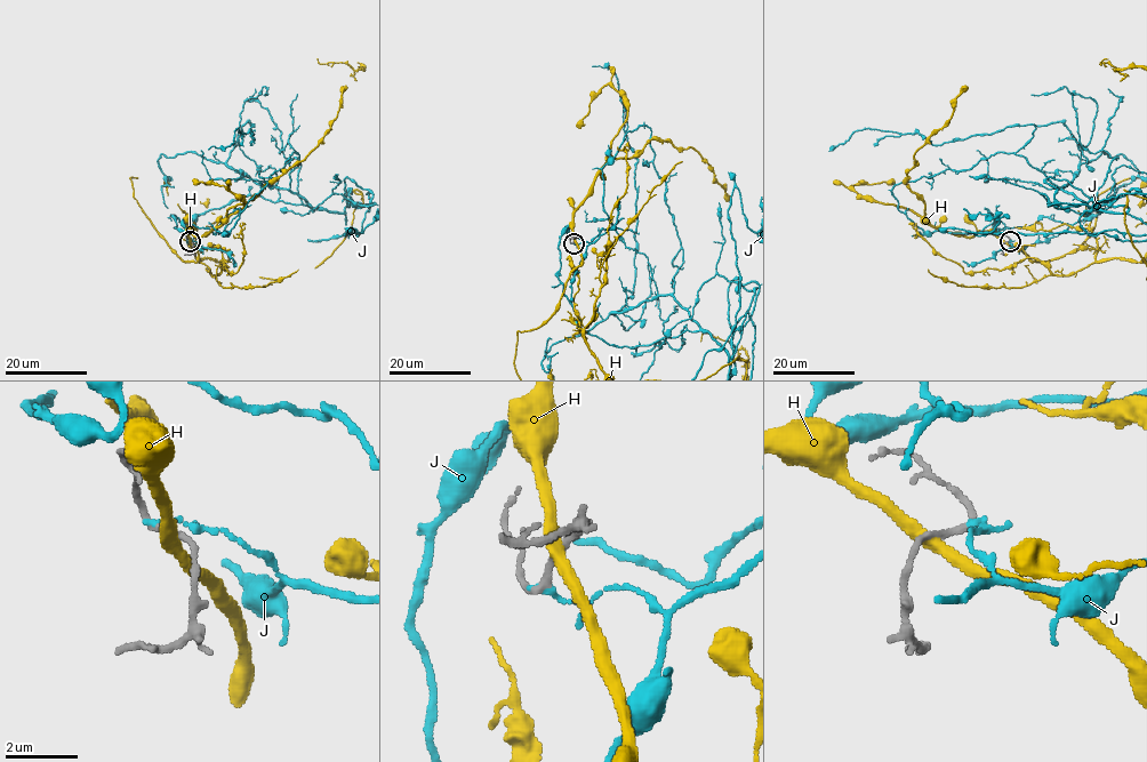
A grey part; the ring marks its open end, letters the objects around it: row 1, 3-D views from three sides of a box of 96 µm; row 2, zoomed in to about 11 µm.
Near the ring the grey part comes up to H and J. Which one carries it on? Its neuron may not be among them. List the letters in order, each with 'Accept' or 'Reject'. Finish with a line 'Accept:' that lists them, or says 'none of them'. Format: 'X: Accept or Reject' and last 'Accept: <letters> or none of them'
H: Reject
J: Reject
Accept: none of them

